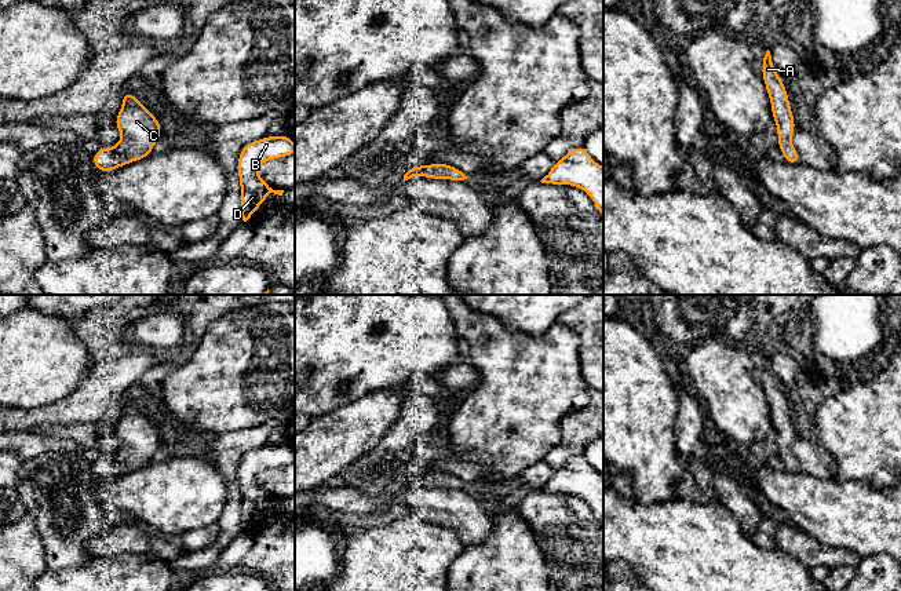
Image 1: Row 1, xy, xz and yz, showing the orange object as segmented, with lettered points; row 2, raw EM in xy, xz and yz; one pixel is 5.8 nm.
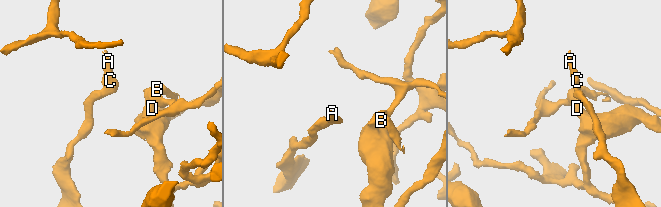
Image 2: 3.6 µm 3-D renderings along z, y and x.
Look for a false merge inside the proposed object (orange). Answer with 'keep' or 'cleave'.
keep

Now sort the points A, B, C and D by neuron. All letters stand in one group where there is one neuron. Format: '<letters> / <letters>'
A B C D

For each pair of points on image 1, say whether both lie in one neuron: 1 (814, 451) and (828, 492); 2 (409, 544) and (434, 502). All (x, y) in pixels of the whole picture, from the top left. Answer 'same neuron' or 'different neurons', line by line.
1: different neurons
2: different neurons

